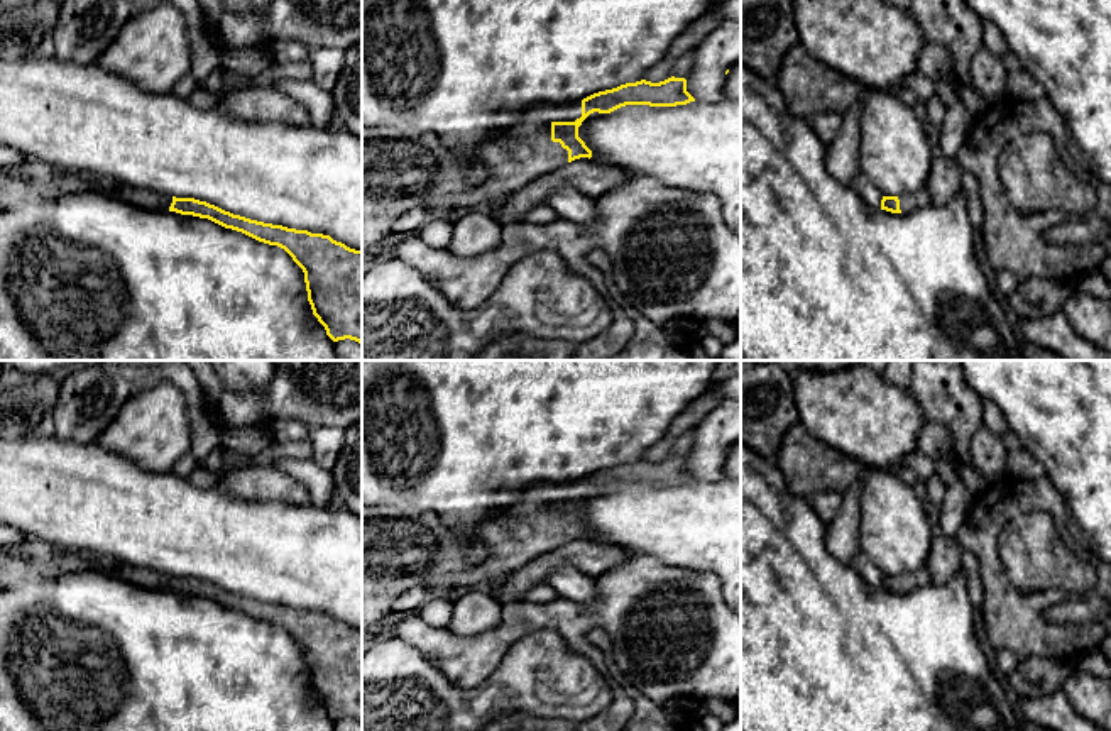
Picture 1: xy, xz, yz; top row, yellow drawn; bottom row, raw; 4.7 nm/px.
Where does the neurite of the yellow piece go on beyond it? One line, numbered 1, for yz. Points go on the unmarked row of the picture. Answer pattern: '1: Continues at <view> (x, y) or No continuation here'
1: Continues at yz (917, 579)

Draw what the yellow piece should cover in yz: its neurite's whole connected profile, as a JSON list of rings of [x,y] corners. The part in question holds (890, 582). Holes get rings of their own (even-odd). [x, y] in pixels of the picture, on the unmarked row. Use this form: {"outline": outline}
{"outline": [[[927,567],[901,575],[883,575],[881,589],[891,592],[910,592],[930,585]]]}

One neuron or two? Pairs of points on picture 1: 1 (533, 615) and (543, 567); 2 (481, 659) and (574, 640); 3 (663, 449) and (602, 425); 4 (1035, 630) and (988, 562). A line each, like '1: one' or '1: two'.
1: two
2: one
3: two
4: one

